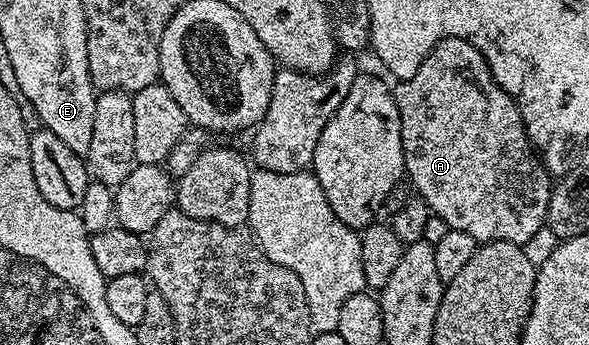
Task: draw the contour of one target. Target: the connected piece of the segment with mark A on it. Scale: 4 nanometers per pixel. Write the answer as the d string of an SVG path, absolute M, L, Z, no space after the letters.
M443 38L434 49L422 60L418 72L414 76L397 81L394 86L398 112L400 113L400 135L402 136L402 152L404 153L404 173L411 189L418 197L428 205L431 213L437 214L442 220L446 220L449 230L466 232L469 236L474 236L477 243L486 242L513 242L519 246L524 246L534 232L538 232L544 227L548 220L548 205L552 195L554 185L553 175L548 173L548 169L540 161L522 120L522 112L518 108L516 100L504 91L494 80L494 76L488 67L488 61L482 56L474 44L470 44L461 38Z

